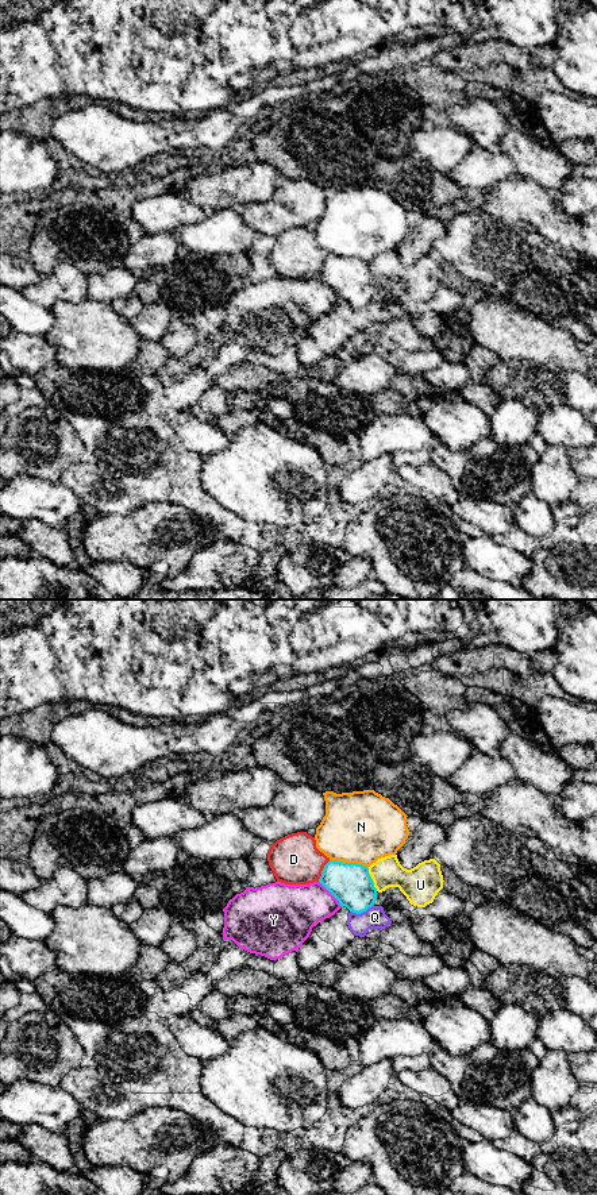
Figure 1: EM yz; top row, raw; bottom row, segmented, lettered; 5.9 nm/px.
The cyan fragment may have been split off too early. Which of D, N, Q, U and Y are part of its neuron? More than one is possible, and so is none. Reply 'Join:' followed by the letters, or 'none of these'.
Join: none of these

